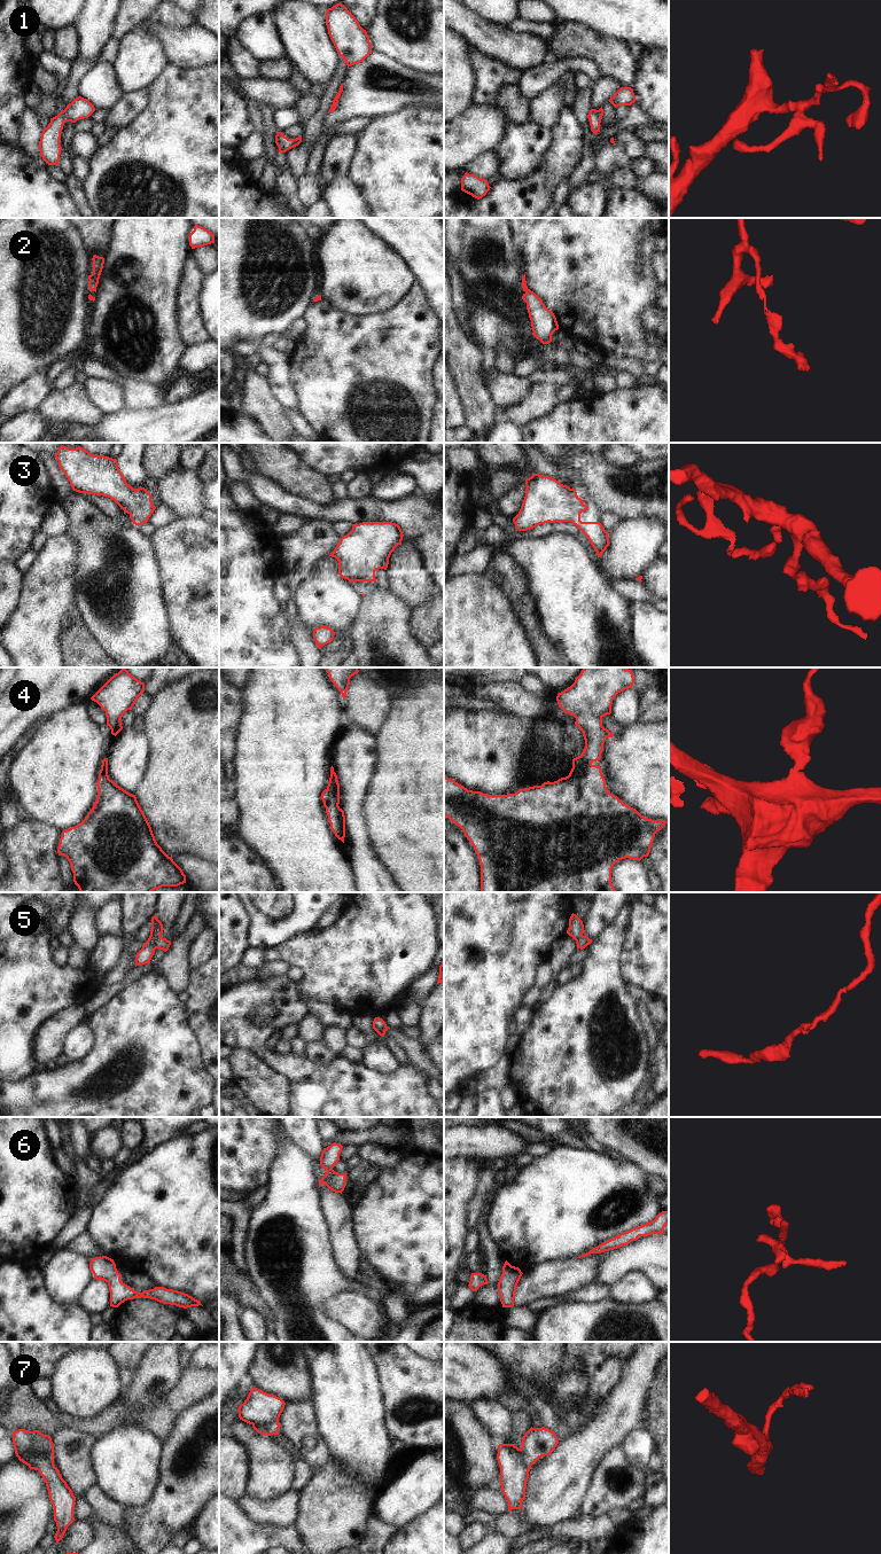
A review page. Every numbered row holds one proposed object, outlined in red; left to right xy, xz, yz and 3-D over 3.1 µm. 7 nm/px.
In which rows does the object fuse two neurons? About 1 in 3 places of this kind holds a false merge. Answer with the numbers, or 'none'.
5, 7

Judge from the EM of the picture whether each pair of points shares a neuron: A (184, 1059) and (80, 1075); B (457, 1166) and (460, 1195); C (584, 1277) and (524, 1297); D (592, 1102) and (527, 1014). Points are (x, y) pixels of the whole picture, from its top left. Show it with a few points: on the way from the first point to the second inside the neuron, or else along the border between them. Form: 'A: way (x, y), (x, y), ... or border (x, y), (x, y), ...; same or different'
A: way (157, 1061), (123, 1064), (117, 1057), (107, 1063); same
B: way (457, 1173), (457, 1188); same
C: way (569, 1277), (539, 1282); same
D: border (533, 1017), (528, 1030), (521, 1037); different

